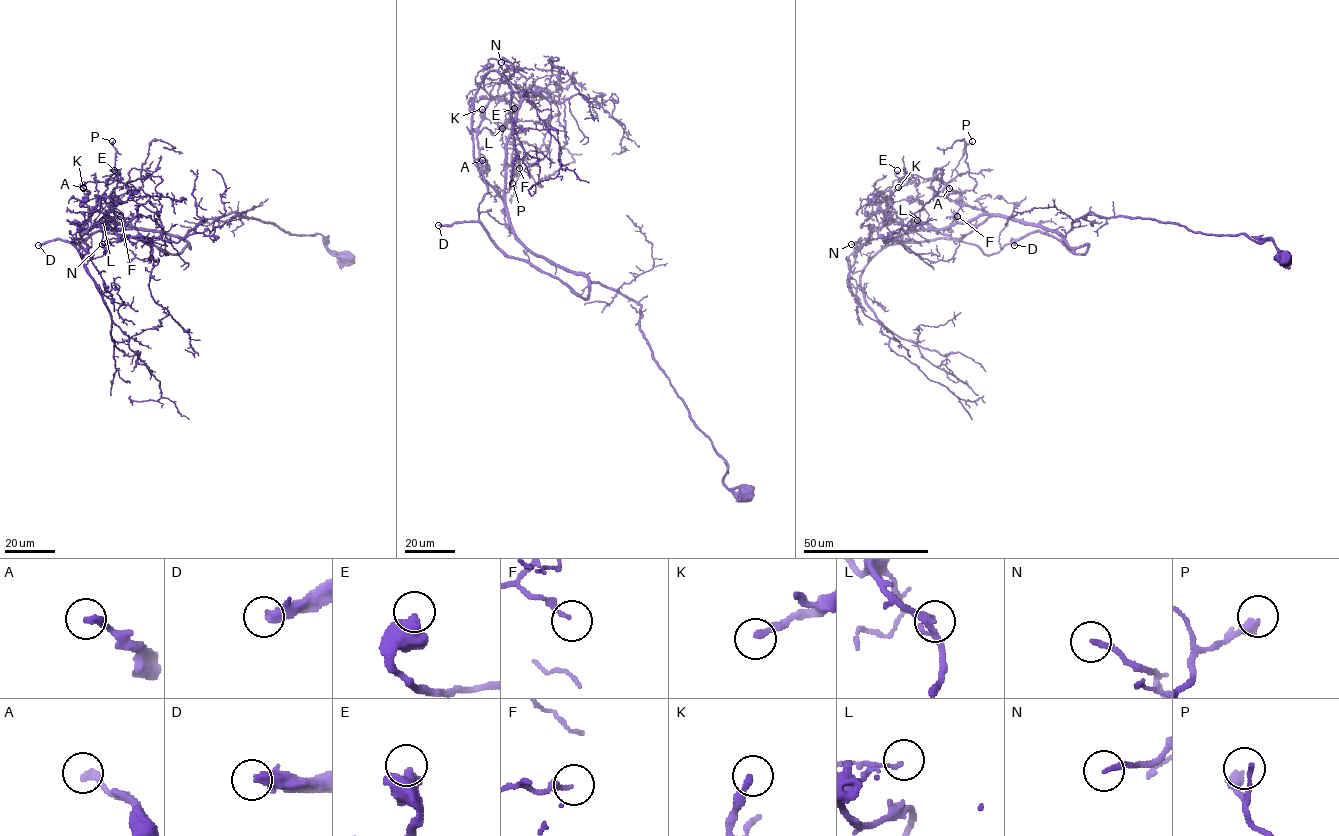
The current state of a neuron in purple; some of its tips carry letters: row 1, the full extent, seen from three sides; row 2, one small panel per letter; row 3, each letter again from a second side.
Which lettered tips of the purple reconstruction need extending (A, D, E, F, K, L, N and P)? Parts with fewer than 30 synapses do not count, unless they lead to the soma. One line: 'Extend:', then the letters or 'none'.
Extend: D

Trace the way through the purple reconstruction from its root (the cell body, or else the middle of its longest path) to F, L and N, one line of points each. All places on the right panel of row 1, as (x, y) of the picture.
F: (1285, 256), (1271, 240), (1193, 232), (1147, 218), (1089, 212), (1064, 238), (1000, 215), (957, 222), (957, 216)
L: (1285, 256), (1271, 240), (1092, 212), (1064, 238), (1000, 215), (933, 230), (915, 226), (917, 220)
N: (1285, 256), (1271, 240), (1092, 212), (1064, 238), (1015, 219), (978, 215), (851, 244)

